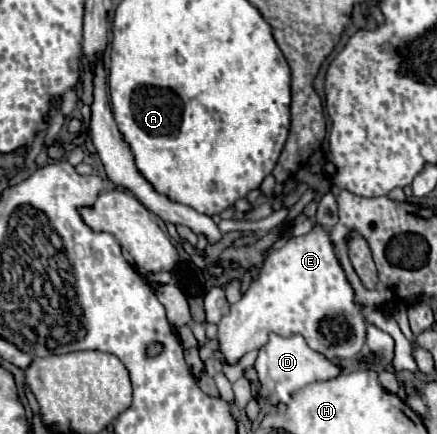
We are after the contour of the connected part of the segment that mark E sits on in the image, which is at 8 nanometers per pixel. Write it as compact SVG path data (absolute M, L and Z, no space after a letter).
M313 221L313 229L309 233L291 237L283 247L271 251L265 257L263 269L259 269L259 273L251 279L241 301L231 305L229 313L219 321L219 331L217 331L219 349L225 353L227 363L237 363L241 355L259 349L261 345L267 343L269 333L275 333L281 337L301 335L313 351L319 351L333 363L341 359L353 359L361 353L365 345L365 335L367 335L365 311L367 309L355 301L355 291L347 281L343 265L339 263L339 257L335 253L335 243L331 241L331 227Z

